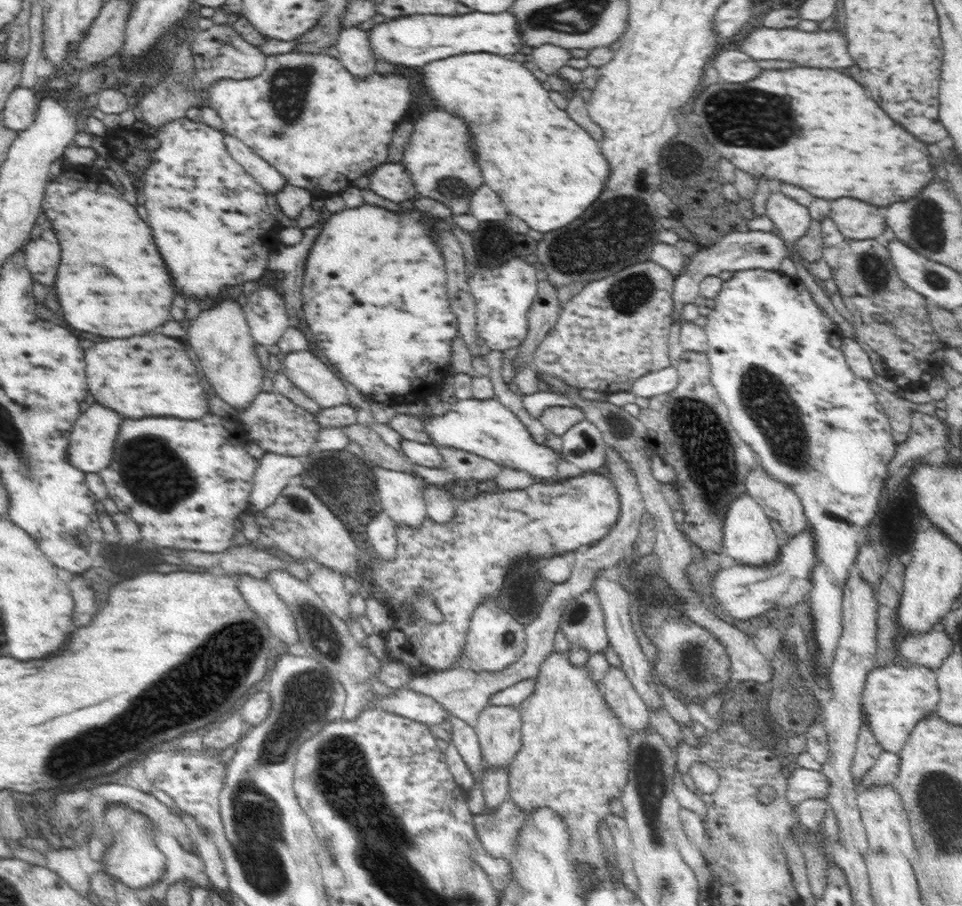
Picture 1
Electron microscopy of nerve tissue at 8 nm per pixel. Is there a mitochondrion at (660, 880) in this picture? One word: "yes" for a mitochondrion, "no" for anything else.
yes

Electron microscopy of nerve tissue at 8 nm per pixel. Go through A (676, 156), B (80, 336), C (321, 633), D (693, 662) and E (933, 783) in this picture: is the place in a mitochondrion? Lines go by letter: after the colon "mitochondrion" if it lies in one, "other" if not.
A: other
B: other
C: mitochondrion
D: mitochondrion
E: mitochondrion

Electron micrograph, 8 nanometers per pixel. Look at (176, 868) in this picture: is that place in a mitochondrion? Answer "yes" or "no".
no

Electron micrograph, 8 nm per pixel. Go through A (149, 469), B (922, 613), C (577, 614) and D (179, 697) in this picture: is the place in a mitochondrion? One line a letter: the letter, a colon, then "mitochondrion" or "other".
A: mitochondrion
B: other
C: mitochondrion
D: mitochondrion

